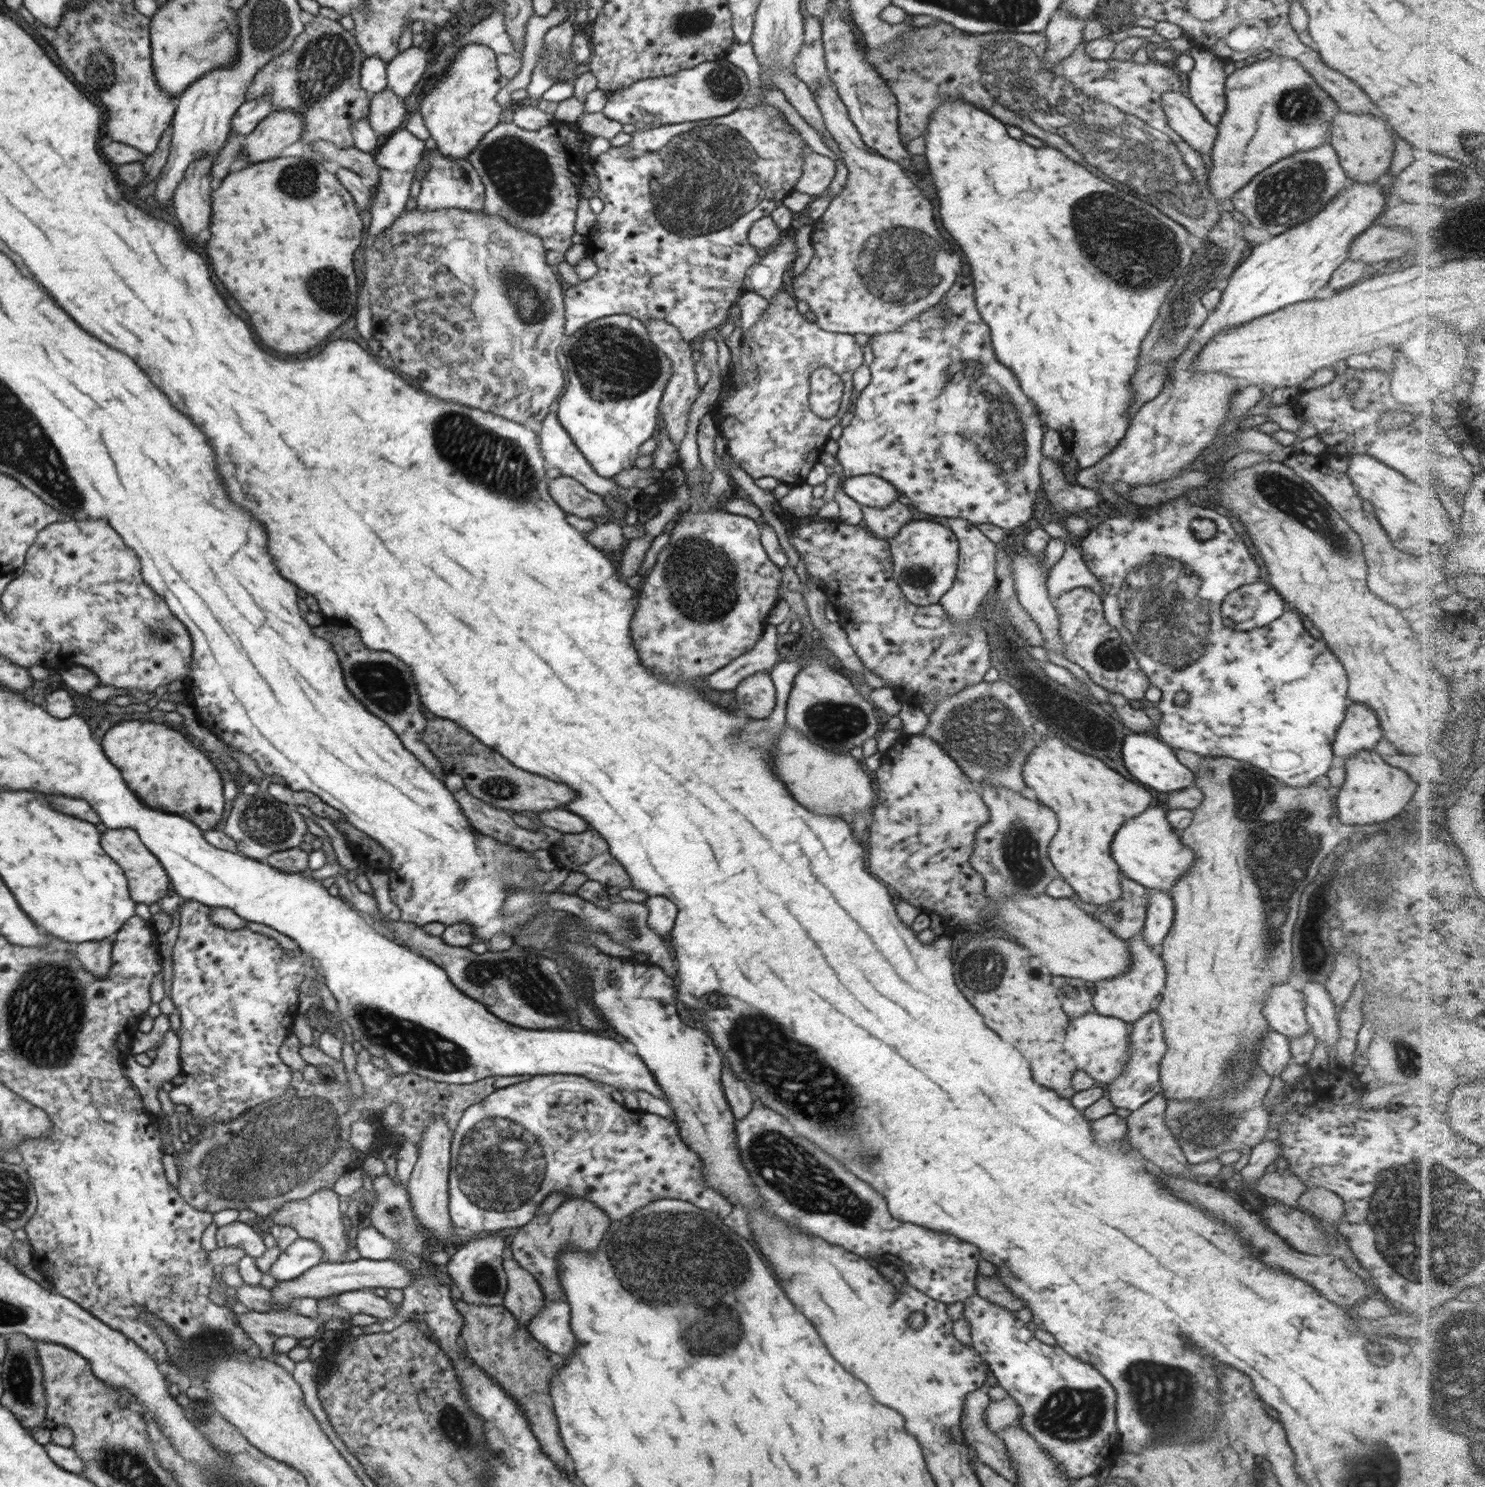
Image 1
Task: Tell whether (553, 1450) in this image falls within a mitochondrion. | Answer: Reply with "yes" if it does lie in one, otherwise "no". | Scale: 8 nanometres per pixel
no

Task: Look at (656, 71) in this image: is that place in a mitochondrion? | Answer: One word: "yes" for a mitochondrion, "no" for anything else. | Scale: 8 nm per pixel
no

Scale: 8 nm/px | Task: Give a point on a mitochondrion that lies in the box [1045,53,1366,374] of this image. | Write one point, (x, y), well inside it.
(1290, 193)

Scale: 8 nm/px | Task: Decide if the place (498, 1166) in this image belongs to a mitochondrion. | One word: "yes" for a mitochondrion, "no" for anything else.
yes

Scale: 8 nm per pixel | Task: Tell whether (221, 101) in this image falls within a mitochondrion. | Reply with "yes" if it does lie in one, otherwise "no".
no

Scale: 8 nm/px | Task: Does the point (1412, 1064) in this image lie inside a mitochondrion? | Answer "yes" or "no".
yes

